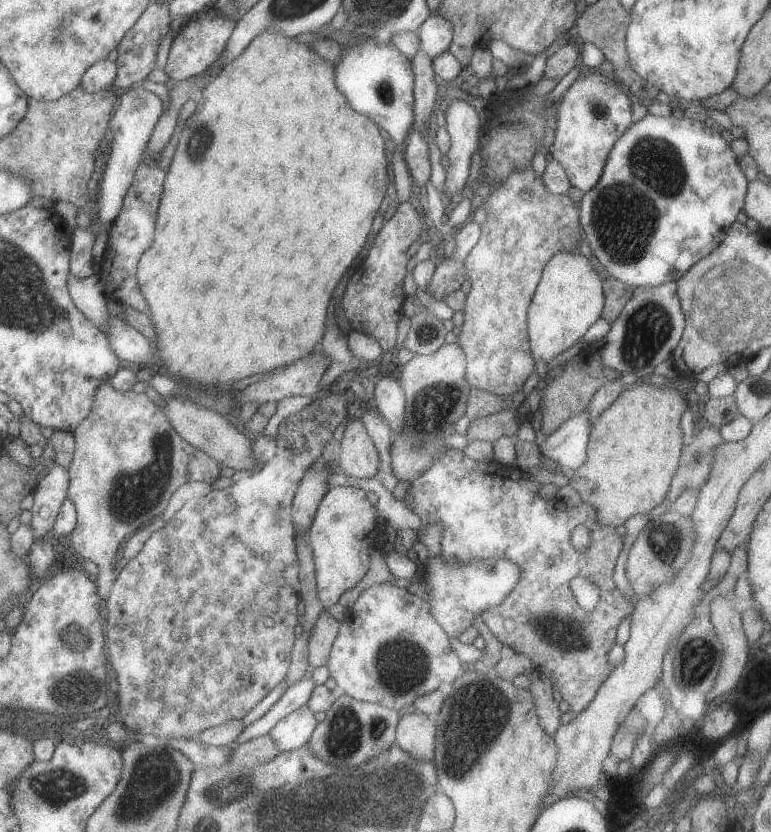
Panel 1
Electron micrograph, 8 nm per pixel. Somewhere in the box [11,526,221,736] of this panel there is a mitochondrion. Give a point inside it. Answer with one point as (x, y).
(70, 690)

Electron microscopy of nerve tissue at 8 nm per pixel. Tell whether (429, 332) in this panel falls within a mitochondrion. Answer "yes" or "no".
no

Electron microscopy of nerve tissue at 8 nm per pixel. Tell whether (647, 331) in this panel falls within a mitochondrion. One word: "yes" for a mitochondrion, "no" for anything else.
yes

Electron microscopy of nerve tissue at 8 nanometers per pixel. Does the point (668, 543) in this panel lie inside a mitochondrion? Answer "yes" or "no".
yes

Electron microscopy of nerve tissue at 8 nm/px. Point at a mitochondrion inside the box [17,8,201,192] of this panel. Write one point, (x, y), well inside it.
(54, 40)

